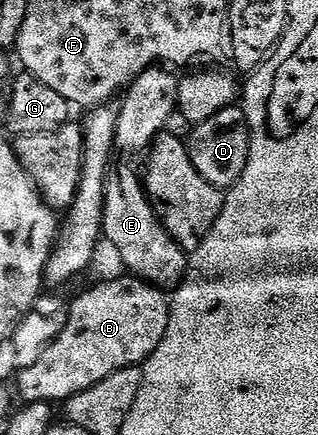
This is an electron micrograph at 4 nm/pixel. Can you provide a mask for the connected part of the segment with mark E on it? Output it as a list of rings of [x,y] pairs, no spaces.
[[[154,67],[143,71],[135,78],[132,85],[124,90],[123,98],[120,102],[119,127],[115,129],[114,154],[117,158],[109,167],[109,178],[105,180],[105,214],[103,215],[103,234],[106,242],[117,248],[117,253],[121,256],[121,261],[126,265],[126,270],[135,274],[138,278],[148,281],[150,284],[157,285],[161,289],[176,288],[184,280],[185,272],[188,269],[188,258],[186,250],[182,249],[178,241],[173,240],[173,236],[167,232],[162,225],[160,217],[149,194],[145,191],[142,170],[133,160],[137,156],[144,154],[149,146],[153,144],[155,138],[166,128],[165,125],[172,119],[173,113],[178,112],[177,107],[177,87],[179,84],[178,74],[165,67]]]

